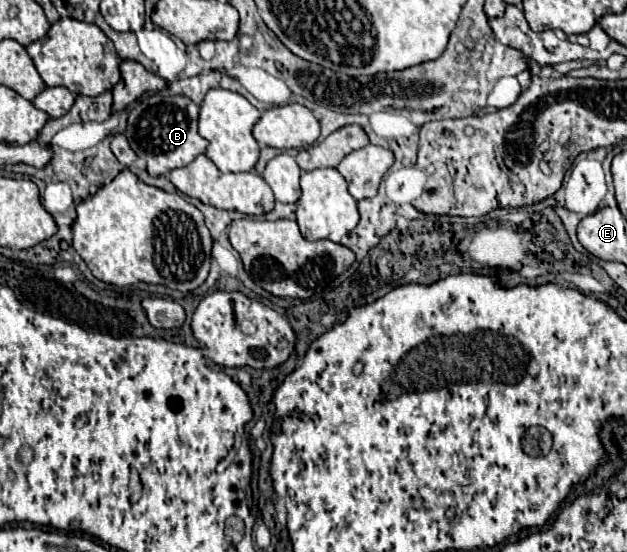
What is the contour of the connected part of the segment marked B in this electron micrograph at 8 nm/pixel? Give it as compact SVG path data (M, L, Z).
M146 93L140 97L130 109L126 137L132 151L148 163L148 173L152 177L192 163L208 147L208 141L198 133L198 105L184 95Z

